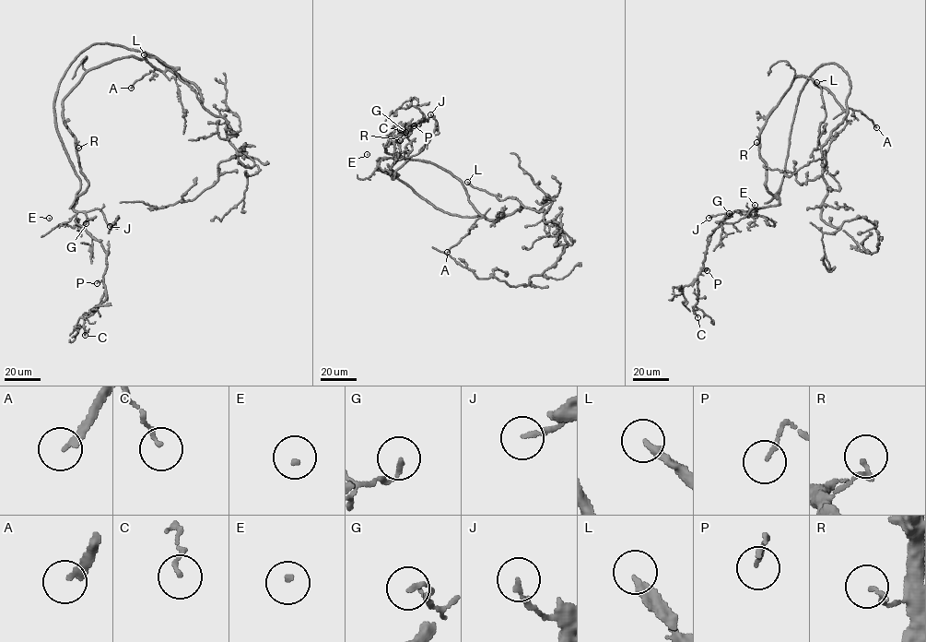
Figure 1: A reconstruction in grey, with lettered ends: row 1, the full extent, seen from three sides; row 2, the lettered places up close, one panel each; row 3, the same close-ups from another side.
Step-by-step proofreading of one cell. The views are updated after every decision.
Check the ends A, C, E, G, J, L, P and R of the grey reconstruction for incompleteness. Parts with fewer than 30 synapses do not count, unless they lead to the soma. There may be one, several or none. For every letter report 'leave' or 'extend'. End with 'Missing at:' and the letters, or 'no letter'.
A: extend
C: leave
E: extend
G: leave
J: leave
L: extend
P: leave
R: leave
Missing at: A, E, L

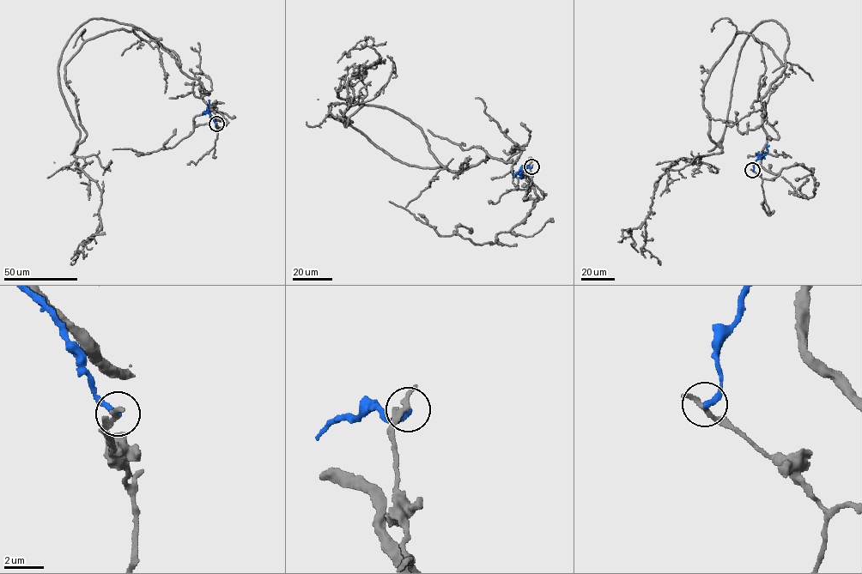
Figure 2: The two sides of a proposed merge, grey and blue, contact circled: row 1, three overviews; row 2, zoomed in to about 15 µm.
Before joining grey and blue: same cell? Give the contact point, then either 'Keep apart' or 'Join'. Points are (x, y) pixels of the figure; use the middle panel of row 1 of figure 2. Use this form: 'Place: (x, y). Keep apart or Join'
Place: (531, 166). Keep apart

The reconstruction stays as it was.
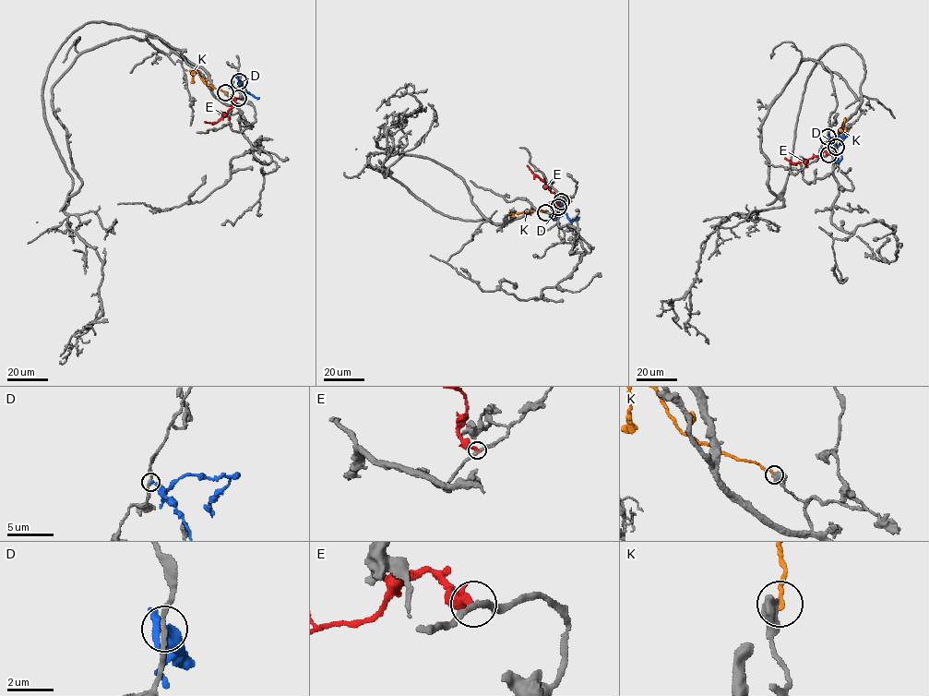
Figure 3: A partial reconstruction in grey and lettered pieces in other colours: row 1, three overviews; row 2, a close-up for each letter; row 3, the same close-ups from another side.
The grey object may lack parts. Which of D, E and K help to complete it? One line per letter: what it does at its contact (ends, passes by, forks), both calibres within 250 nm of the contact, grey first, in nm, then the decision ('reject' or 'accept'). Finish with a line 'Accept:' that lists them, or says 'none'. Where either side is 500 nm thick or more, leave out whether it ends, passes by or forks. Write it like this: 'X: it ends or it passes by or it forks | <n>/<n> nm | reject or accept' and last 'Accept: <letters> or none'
D: it ends | 190/170 nm | reject
E: it ends | 240/260 nm | reject
K: 650/190 nm | reject
Accept: none

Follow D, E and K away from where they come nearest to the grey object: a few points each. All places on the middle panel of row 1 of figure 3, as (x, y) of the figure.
D: (561, 201), (570, 220), (577, 216)
E: (558, 207), (554, 202), (556, 195), (527, 165)
K: (545, 211), (517, 212), (512, 217)

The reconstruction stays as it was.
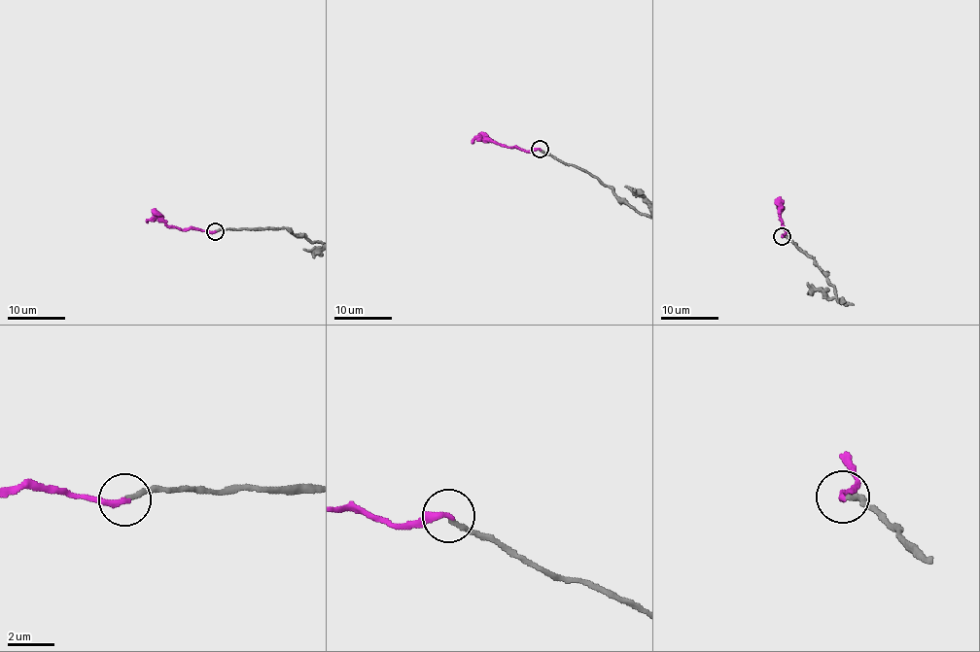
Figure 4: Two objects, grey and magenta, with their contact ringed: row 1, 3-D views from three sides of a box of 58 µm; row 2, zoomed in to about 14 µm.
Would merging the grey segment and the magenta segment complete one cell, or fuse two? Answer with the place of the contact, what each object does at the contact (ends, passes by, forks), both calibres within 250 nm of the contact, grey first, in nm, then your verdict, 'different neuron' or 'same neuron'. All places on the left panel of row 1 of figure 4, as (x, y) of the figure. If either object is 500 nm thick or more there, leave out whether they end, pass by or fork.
at (215, 231); grey ends there; magenta ends there; 190 nm thick on the grey side, 280 nm on the other; same neuron

